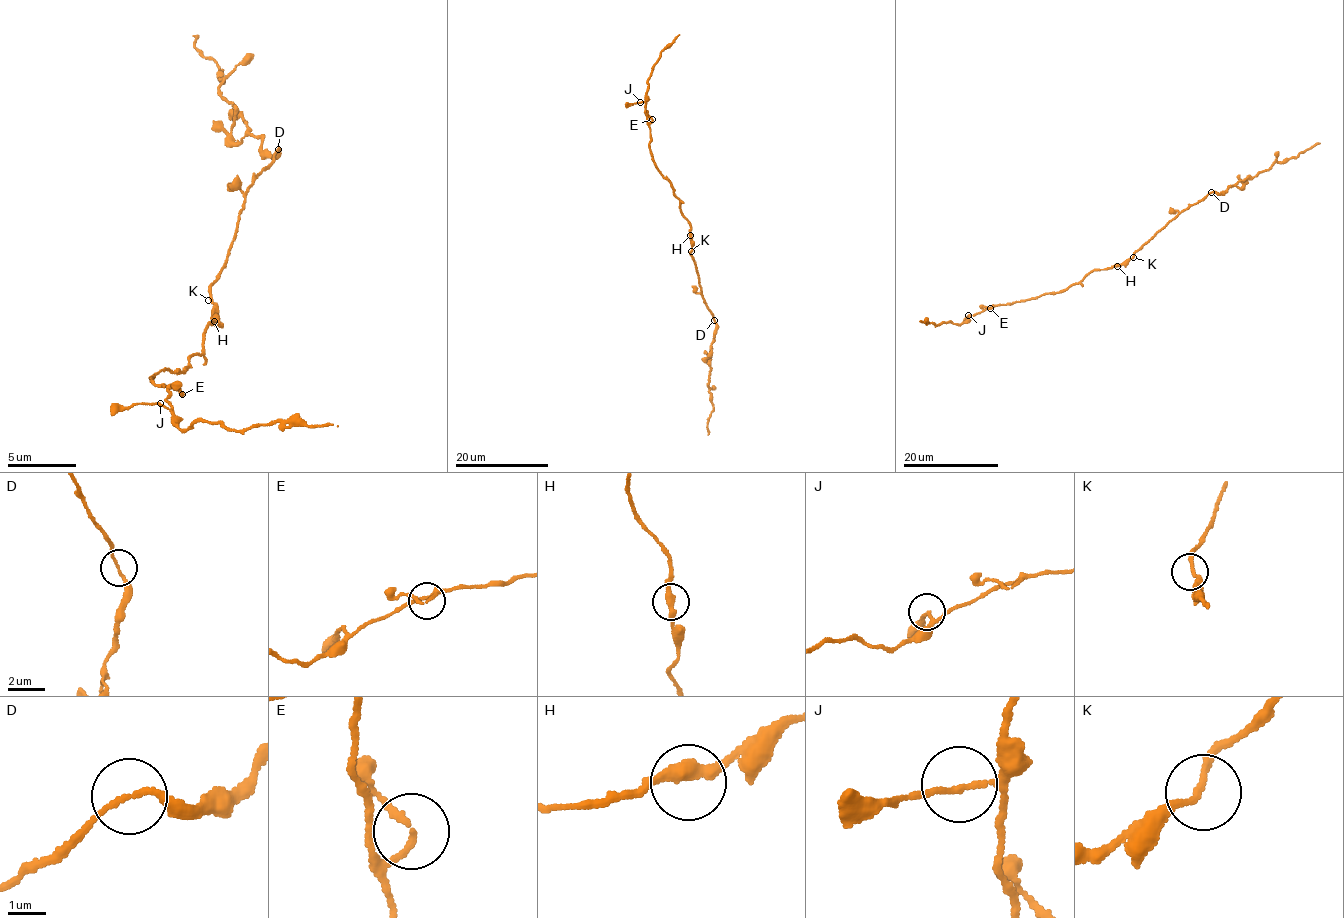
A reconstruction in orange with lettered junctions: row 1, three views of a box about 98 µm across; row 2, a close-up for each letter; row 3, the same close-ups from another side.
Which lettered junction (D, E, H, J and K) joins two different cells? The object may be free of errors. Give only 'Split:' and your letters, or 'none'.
Split: none

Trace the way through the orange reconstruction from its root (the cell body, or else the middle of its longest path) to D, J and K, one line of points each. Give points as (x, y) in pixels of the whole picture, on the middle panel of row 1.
D: (691, 234), (690, 252), (700, 290), (715, 321)
J: (691, 234), (689, 222), (682, 213), (679, 199), (652, 157), (646, 104), (640, 102)
K: (691, 234), (691, 251)

